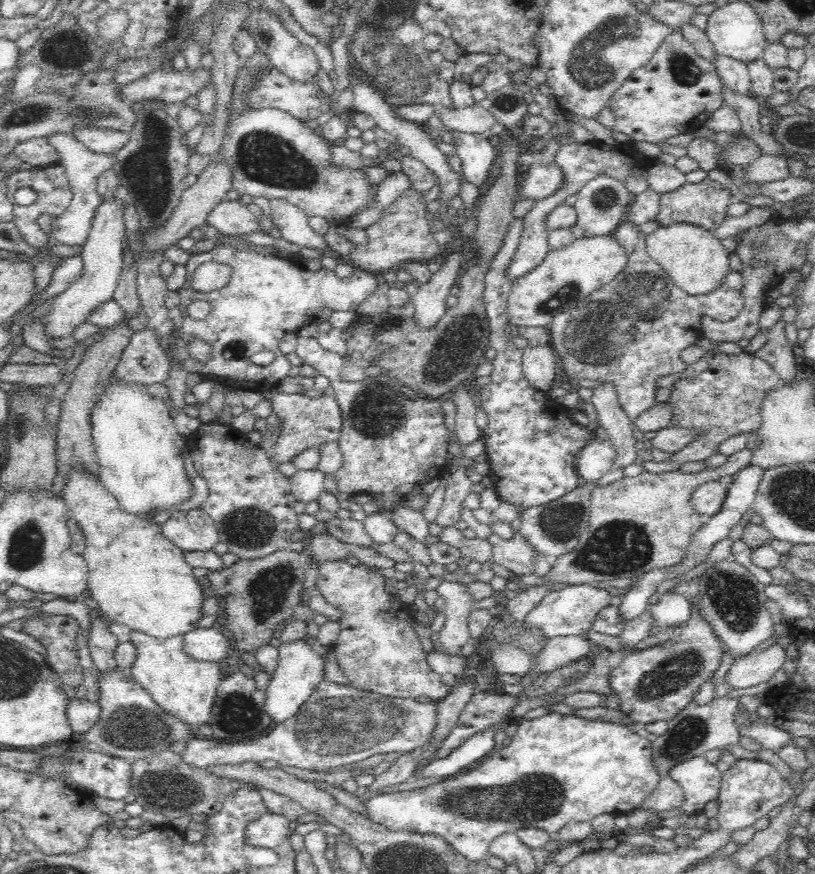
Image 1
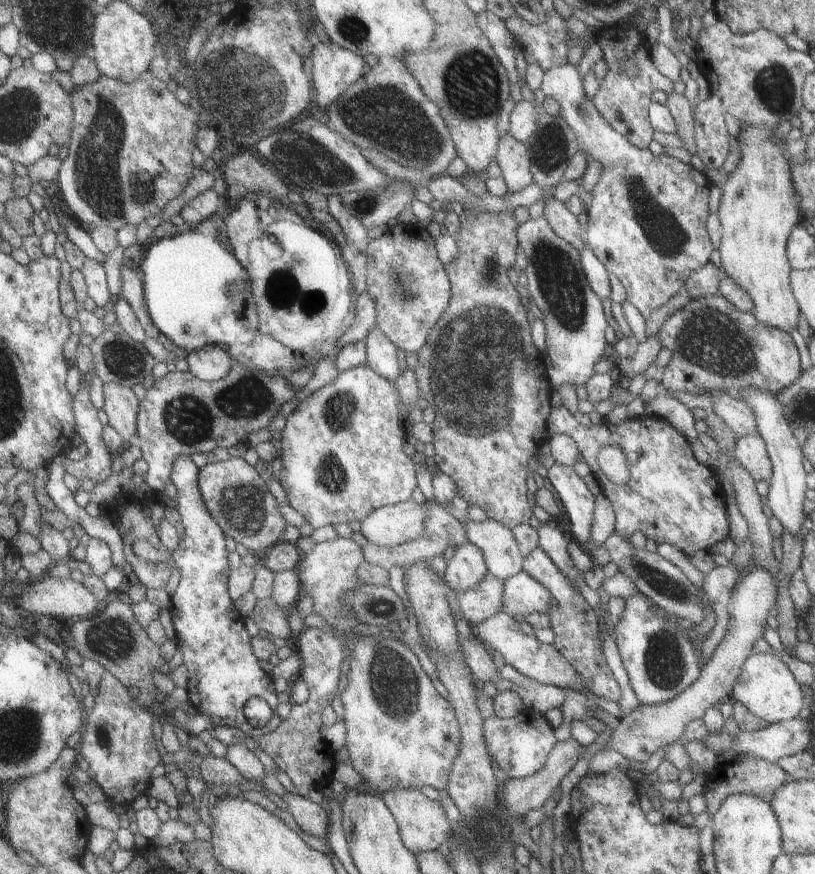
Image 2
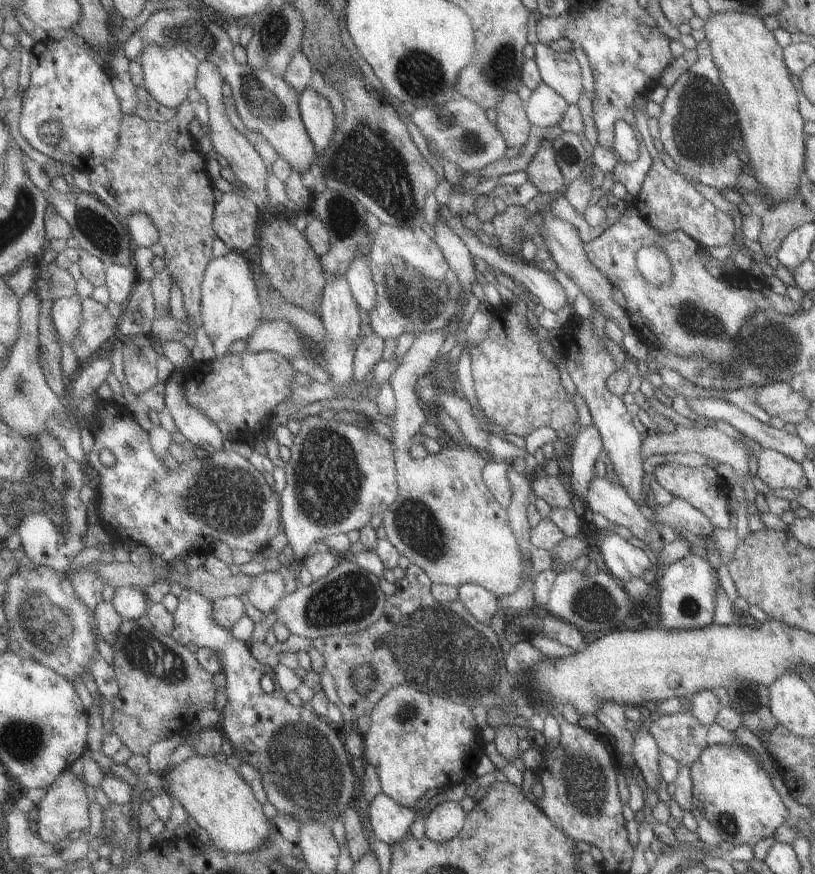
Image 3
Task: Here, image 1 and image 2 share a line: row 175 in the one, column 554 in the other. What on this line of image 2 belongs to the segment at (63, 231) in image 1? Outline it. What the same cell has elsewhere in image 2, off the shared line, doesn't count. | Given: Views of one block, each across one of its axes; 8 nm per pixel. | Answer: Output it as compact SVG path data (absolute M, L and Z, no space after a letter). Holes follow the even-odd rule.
M565 62L549 68L544 72L538 88L545 97L551 98L558 105L558 117L573 132L577 151L587 162L595 161L600 167L597 182L588 186L591 202L585 210L585 248L601 262L608 274L613 274L621 283L625 289L625 300L645 320L653 310L661 307L679 291L689 273L709 262L713 246L705 228L706 219L710 215L708 191L711 184L704 172L697 172L689 164L683 164L664 153L652 155L648 149L639 149L615 133L597 113L591 98L585 97L577 67Z

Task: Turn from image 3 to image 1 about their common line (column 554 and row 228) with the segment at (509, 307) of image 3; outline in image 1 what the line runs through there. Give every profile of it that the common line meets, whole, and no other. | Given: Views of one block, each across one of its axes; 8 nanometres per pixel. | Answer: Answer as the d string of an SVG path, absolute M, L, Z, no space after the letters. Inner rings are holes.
M414 188L406 192L402 198L398 198L394 205L384 214L376 224L366 228L368 244L356 245L351 250L350 258L357 268L380 276L388 270L395 270L404 266L408 261L430 262L439 252L440 245L434 239L434 233L426 219L426 213L430 206L423 202L423 194Z

